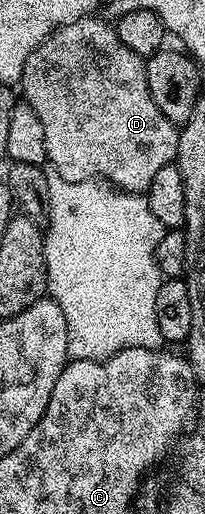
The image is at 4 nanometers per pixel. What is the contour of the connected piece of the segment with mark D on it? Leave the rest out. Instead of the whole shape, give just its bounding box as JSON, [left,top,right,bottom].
[21,16,179,195]

